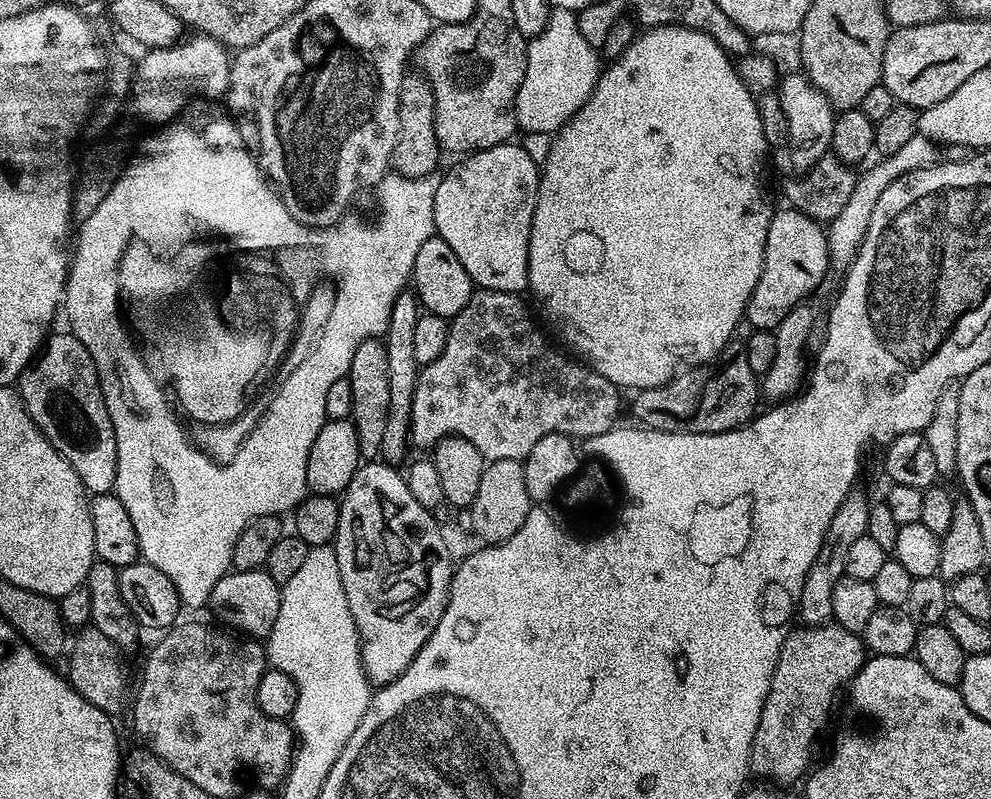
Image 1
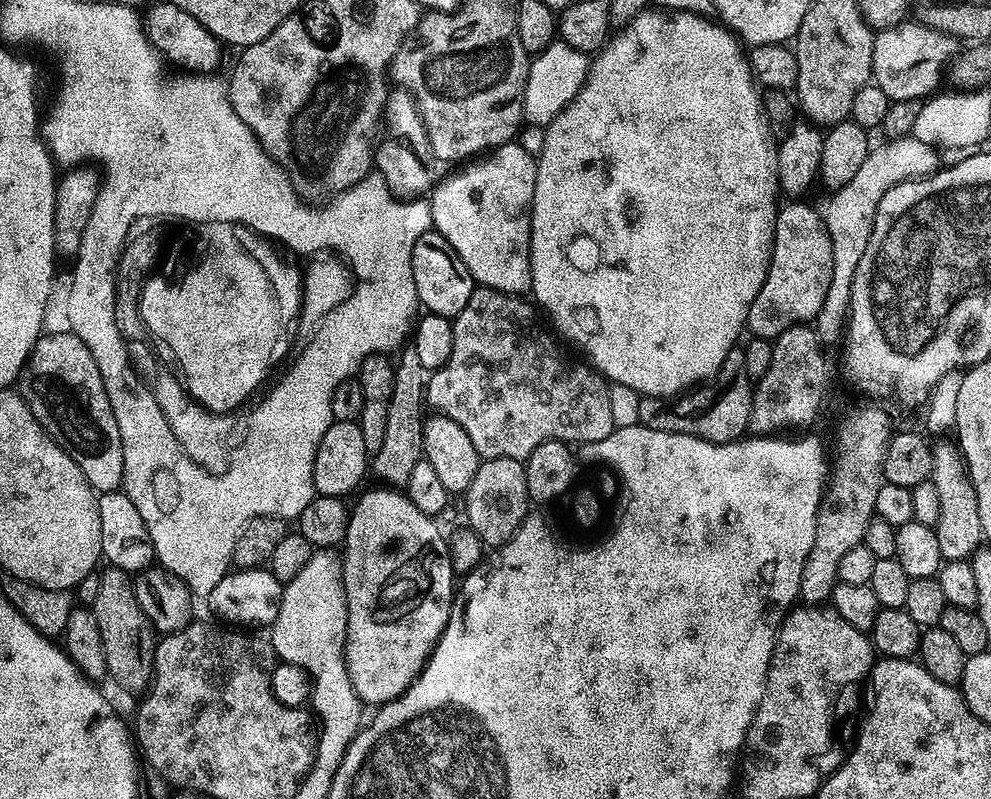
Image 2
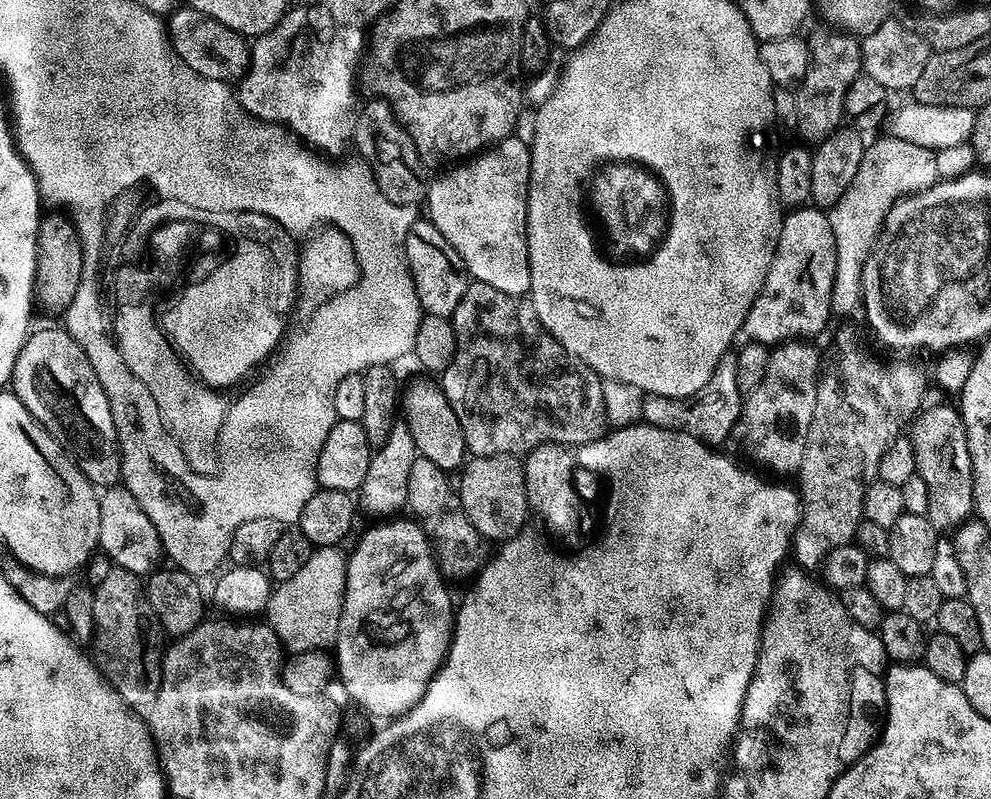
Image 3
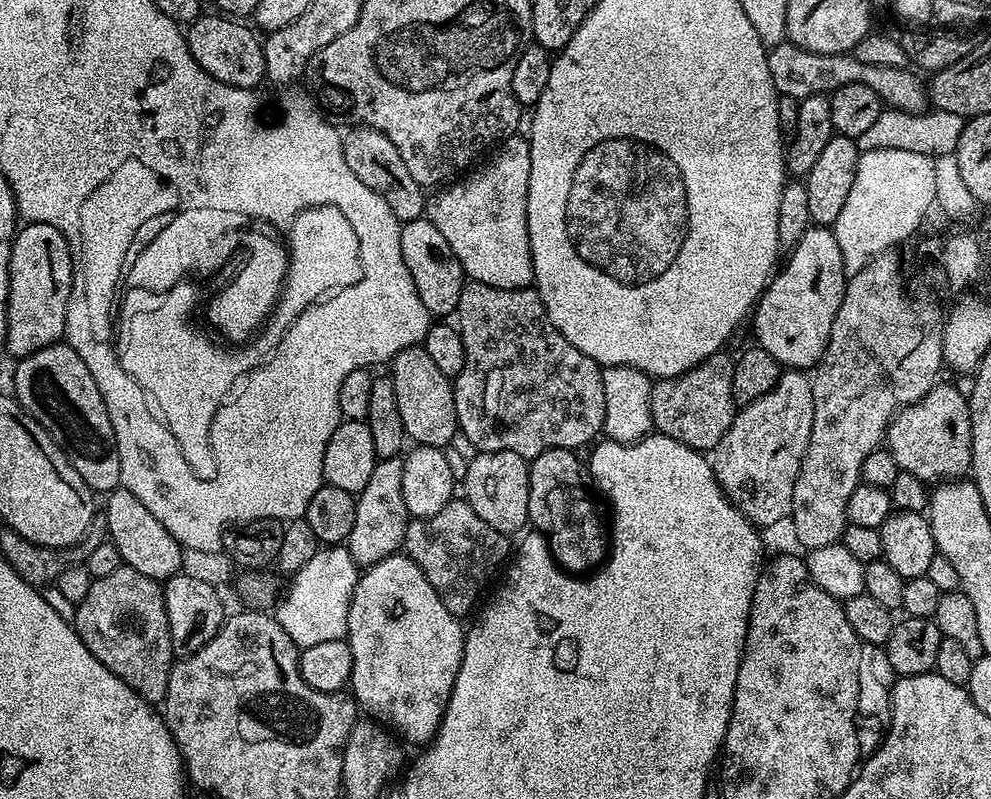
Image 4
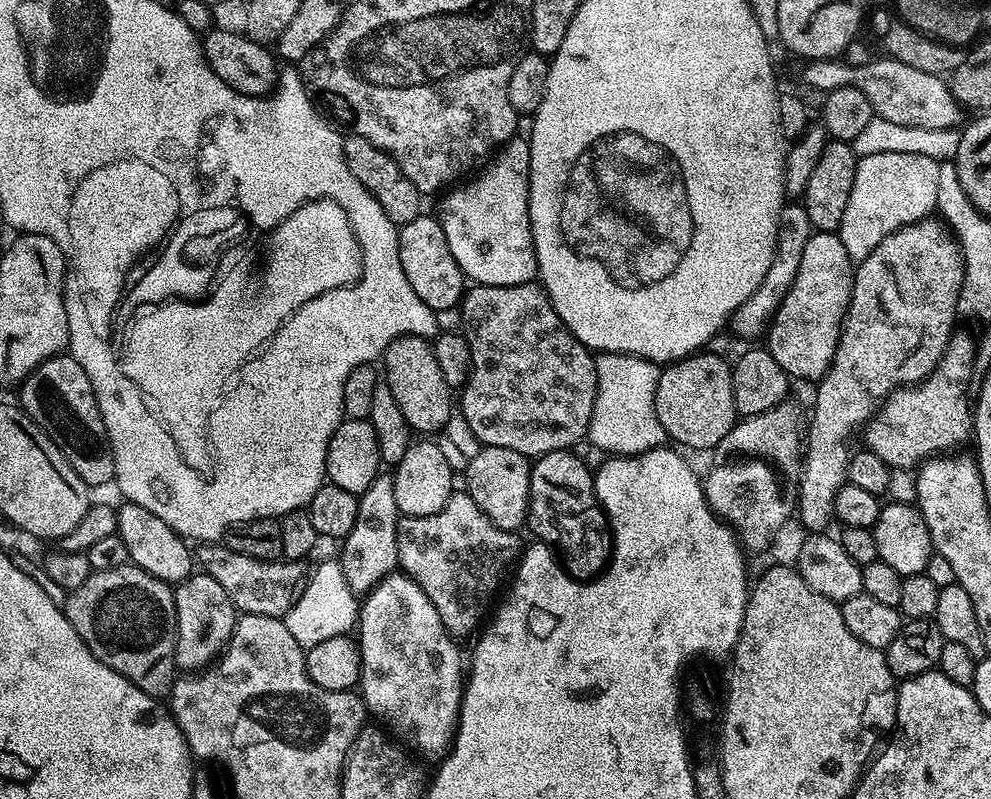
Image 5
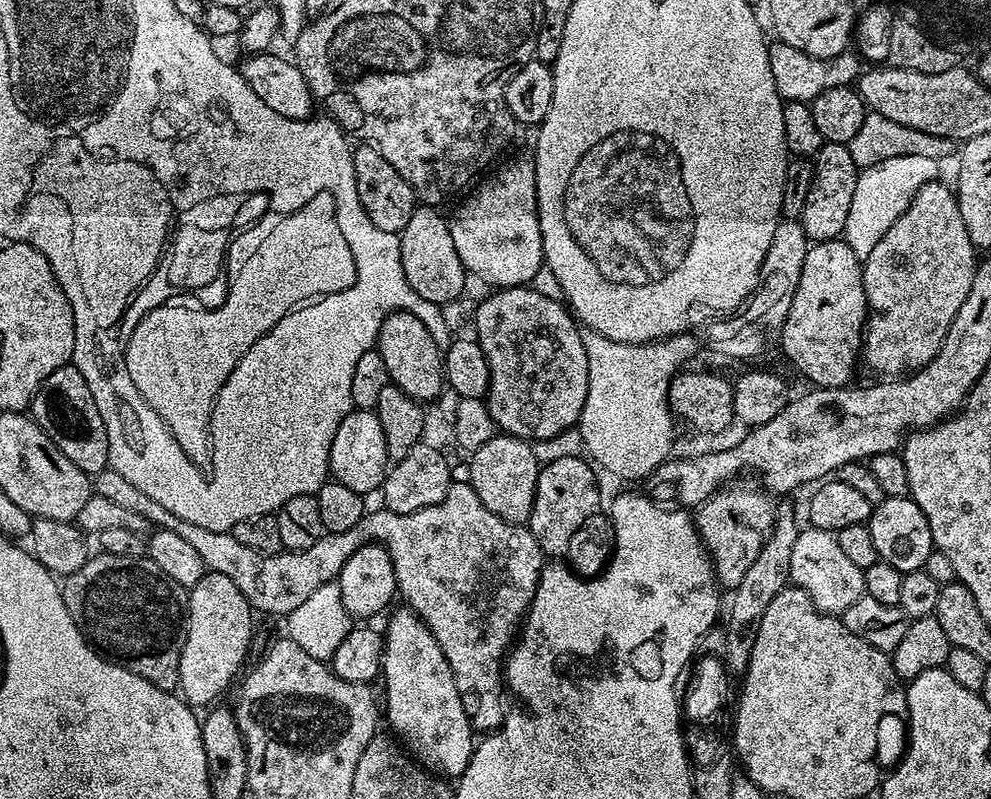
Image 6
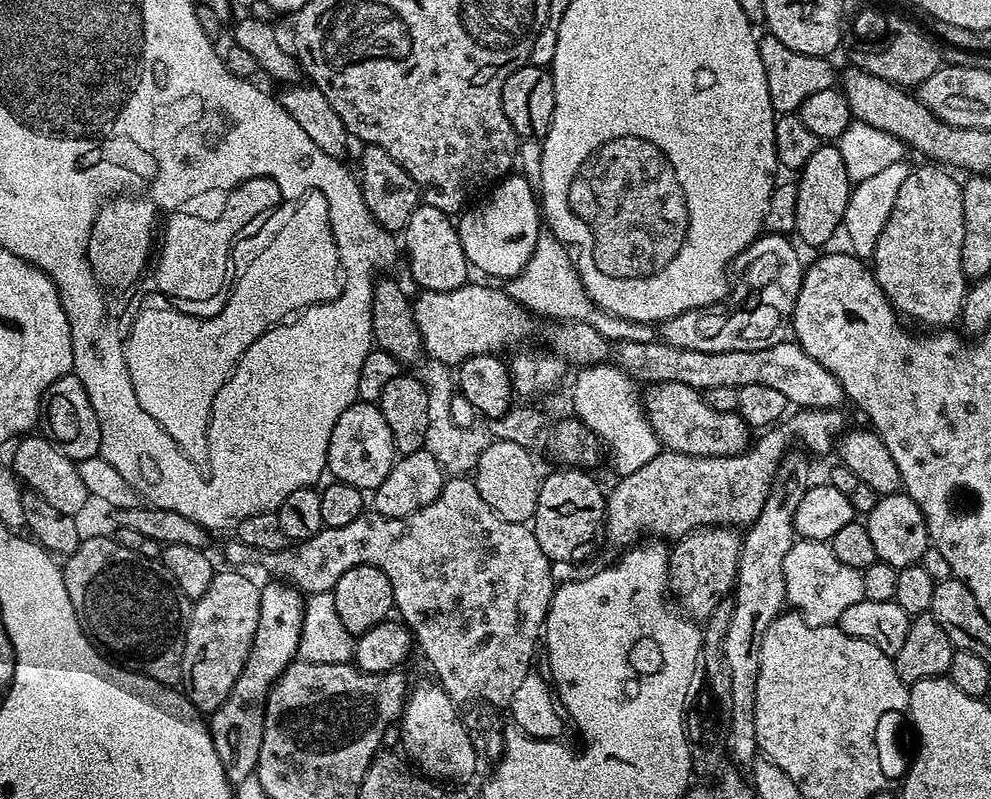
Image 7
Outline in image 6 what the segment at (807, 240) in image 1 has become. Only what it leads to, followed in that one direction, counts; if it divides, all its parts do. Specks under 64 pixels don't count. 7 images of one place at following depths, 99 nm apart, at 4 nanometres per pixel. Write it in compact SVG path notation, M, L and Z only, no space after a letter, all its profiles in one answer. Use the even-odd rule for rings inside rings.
M842 238L817 240L802 262L802 278L794 290L794 302L780 331L778 348L817 388L843 388L849 383L862 352L868 299L864 289L864 265Z

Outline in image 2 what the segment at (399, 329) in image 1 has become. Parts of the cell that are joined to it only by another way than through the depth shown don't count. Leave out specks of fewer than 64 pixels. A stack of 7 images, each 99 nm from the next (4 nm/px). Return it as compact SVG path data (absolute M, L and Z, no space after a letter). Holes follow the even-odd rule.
M408 346L399 353L400 361L397 359L394 364L394 390L390 394L390 410L386 418L386 435L382 437L382 446L370 460L370 472L374 477L377 476L377 481L383 482L385 485L391 486L393 489L400 490L405 487L410 478L410 473L413 472L414 466L418 466L418 462L422 458L422 445L424 442L424 421L425 413L420 413L423 408L426 408L426 389L428 387L428 377L430 369L422 366L418 354L414 354L414 350Z

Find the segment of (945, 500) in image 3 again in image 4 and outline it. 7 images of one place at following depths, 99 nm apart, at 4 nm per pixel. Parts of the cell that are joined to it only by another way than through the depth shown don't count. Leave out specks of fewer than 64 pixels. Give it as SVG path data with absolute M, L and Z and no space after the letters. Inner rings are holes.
M937 382L921 400L896 413L888 426L886 444L900 469L922 481L947 482L963 477L972 466L968 398L958 392L955 383Z

